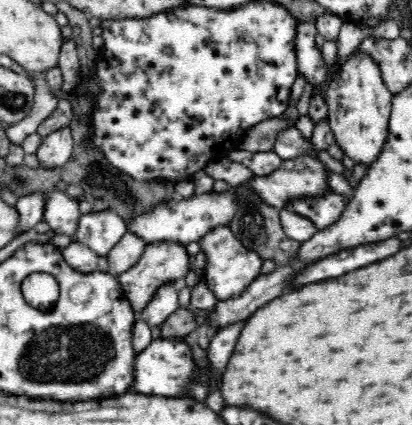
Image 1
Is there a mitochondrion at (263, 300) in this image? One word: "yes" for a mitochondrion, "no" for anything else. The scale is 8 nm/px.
no

